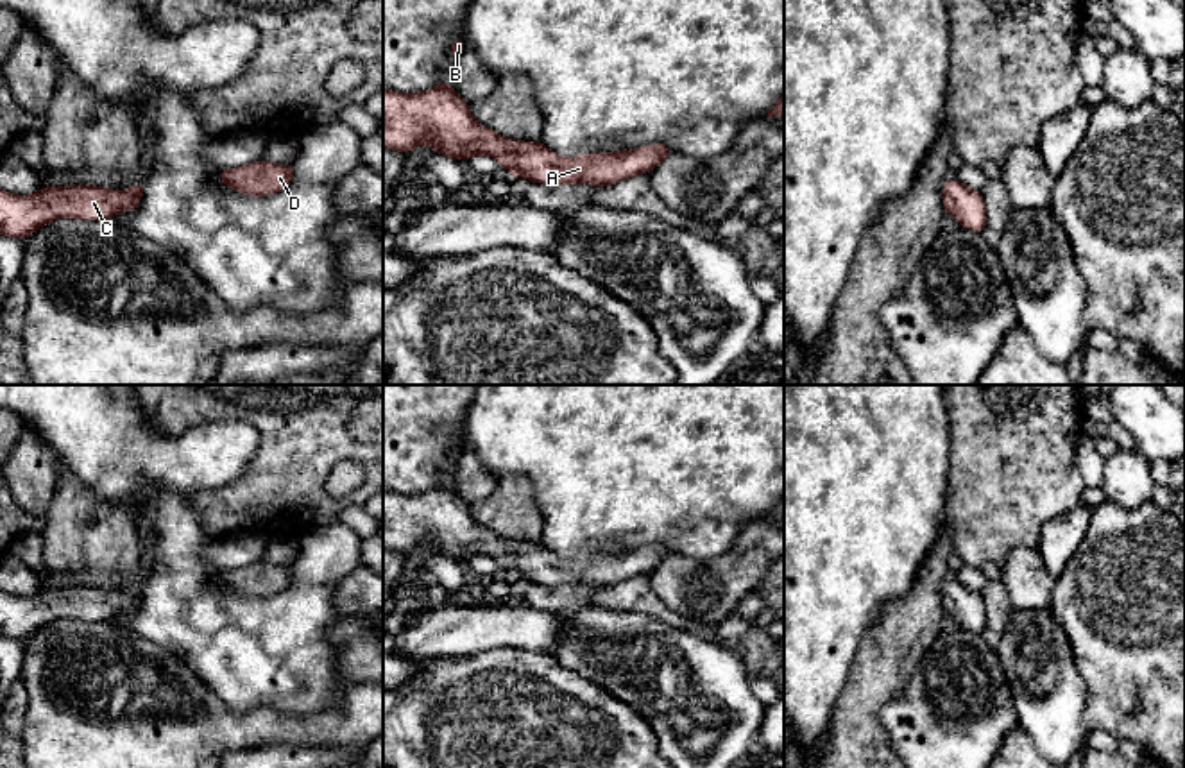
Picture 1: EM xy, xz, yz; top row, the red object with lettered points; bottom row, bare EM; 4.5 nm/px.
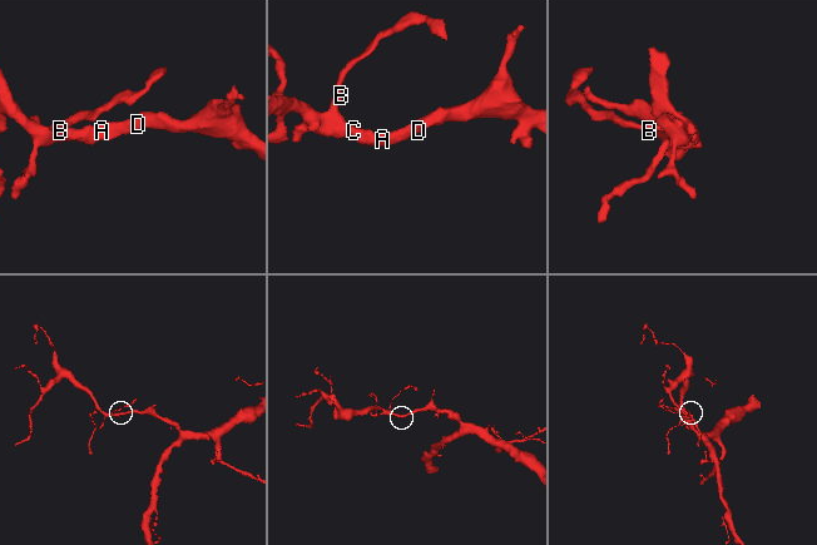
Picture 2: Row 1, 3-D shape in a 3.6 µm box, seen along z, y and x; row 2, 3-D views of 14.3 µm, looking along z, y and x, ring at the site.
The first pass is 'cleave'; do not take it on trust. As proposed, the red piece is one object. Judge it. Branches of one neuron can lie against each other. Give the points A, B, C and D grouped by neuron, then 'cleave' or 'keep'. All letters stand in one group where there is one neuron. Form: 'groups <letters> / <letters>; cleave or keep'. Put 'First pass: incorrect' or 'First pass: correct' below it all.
groups A B C D; keep
First pass: incorrect

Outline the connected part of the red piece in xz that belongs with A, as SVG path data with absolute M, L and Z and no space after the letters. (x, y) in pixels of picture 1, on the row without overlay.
M444 482L422 494L383 491L383 546L401 555L430 546L435 555L469 560L492 557L512 576L539 585L587 584L610 587L635 575L650 575L673 550L664 544L621 553L562 559L541 542L508 541L480 526L469 505Z

